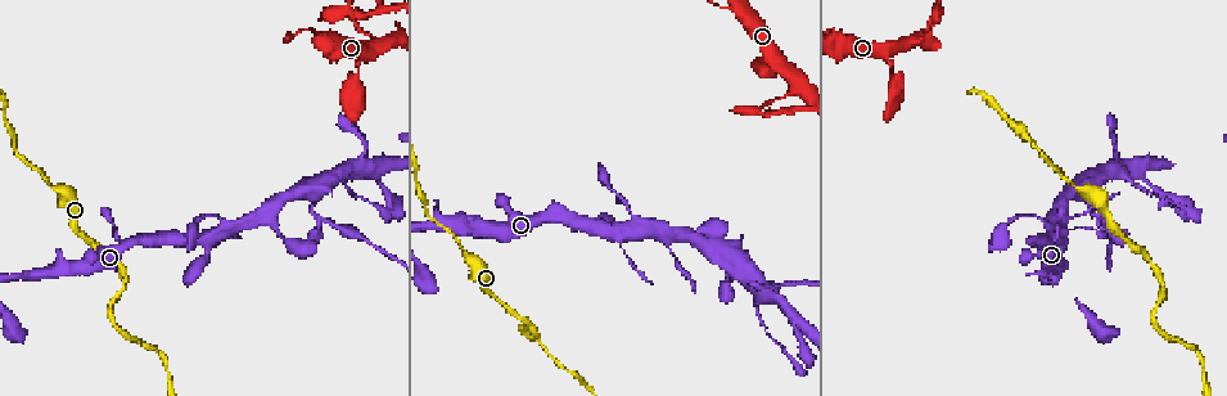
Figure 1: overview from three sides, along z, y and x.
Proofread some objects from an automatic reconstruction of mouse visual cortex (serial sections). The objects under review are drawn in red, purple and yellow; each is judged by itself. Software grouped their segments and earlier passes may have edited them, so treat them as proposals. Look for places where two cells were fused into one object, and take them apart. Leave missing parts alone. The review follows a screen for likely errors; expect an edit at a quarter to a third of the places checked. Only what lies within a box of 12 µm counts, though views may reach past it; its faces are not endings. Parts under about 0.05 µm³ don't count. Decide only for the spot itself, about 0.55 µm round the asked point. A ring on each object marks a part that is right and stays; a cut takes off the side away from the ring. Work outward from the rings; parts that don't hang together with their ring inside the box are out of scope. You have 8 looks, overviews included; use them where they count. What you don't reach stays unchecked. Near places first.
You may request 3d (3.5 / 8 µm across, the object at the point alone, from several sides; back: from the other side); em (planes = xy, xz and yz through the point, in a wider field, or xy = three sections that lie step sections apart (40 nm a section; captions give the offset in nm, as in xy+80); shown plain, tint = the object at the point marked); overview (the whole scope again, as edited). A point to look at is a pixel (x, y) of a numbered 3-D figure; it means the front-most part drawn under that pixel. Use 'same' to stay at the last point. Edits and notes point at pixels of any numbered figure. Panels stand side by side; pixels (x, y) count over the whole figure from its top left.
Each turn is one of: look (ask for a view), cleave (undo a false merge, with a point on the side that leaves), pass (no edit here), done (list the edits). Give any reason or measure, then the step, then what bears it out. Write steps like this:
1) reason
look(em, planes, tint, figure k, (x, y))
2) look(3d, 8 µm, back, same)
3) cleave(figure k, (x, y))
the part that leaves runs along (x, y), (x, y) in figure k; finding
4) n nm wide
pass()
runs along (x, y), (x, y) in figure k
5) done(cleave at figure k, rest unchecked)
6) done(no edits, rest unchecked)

a narrow waist
look(3d, 3.5 µm, figure 1, (766, 105))

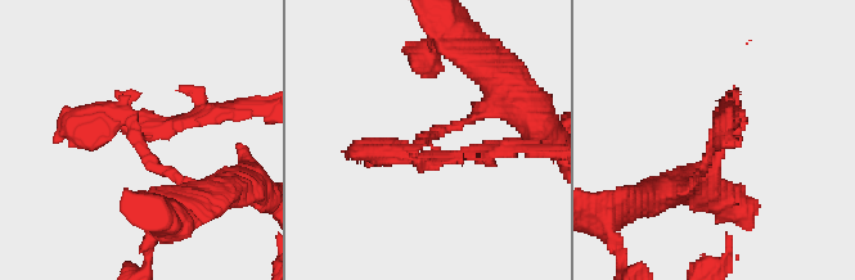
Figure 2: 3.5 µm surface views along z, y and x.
3 arms; arms of 100, 150, 300 nm
look(em, xy, step 2, plain, figure 2, (429, 139))

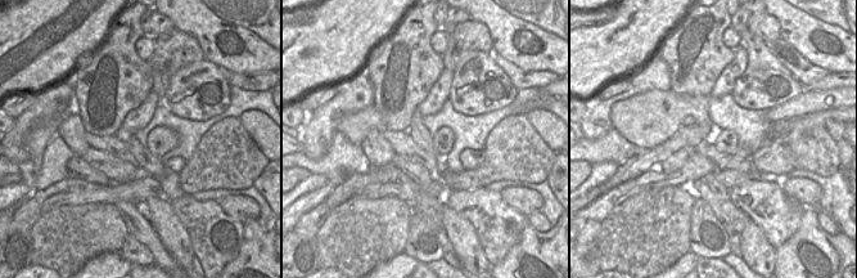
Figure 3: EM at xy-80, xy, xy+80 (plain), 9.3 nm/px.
look(em, xy, step 2, tint, same)

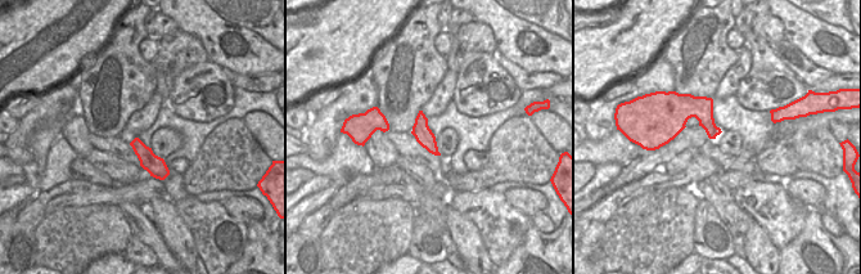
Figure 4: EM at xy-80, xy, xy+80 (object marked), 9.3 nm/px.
cleave(figure 2, (172, 129))
the part that leaves runs along (158, 167), (122, 120), (59, 131) in figure 2; two cells meet here

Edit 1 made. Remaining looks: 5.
look(overview)

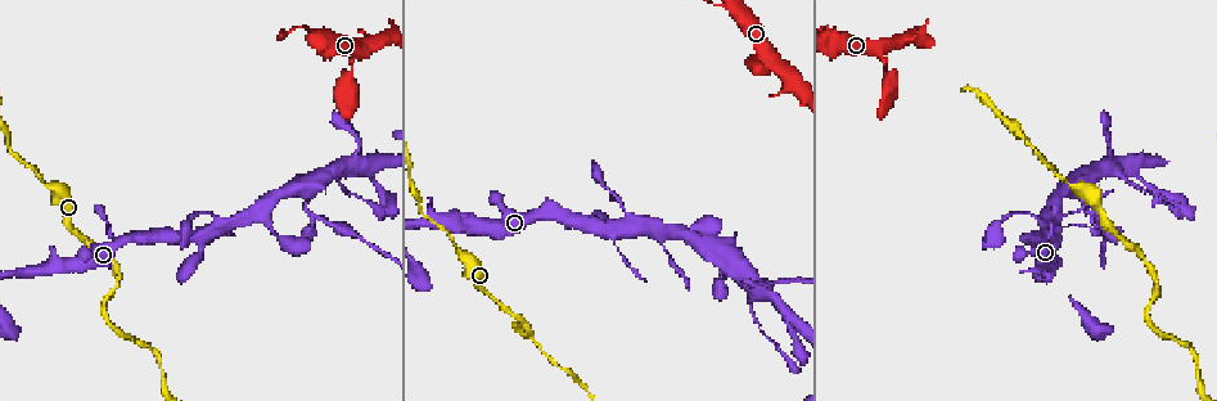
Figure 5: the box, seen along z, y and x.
look(em, xy, step 1, tint, figure 5, (1057, 239))

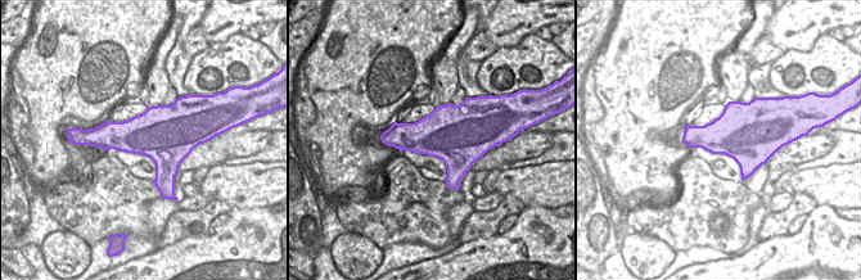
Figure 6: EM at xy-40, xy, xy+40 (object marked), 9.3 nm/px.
see where the arms go
look(3d, 3.5 µm, same)

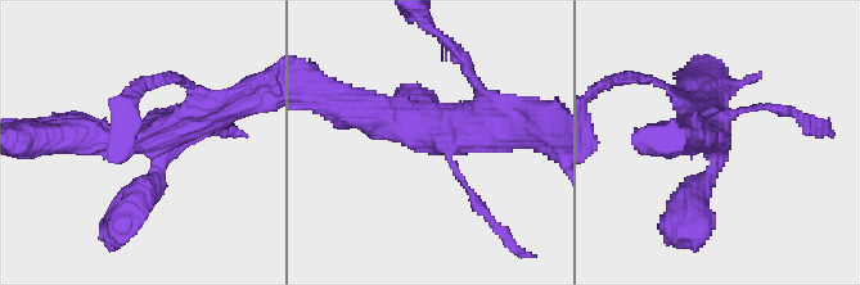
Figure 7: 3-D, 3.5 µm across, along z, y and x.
pass()
runs along (77, 135), (145, 139), (239, 103) in figure 7; continuous, no second cell

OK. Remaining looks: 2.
two arms in line, one across
look(3d, 3.5 µm, figure 5, (311, 221))

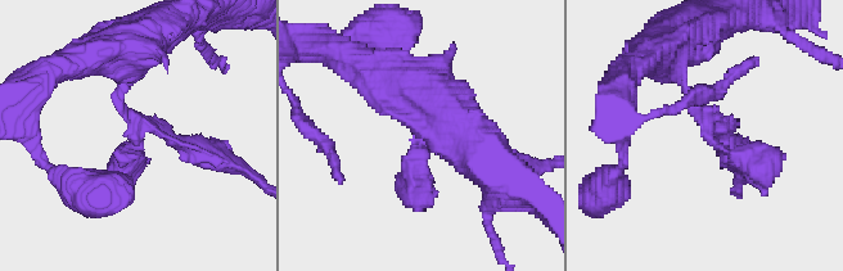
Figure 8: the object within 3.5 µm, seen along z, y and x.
3 arms; arms of 100, 200, 300 nm
look(em, xy, step 5, tint, figure 8, (714, 138))

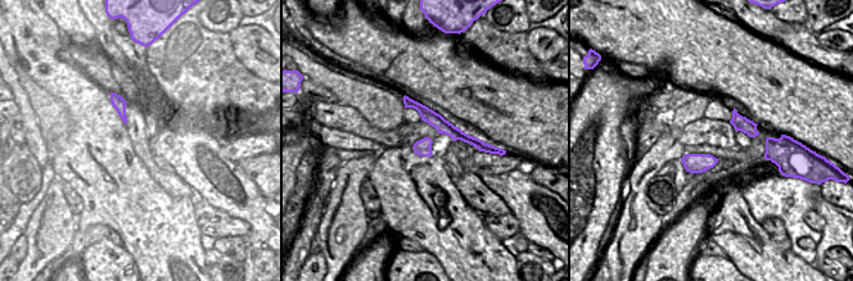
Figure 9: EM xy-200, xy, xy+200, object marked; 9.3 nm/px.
cleave(figure 8, (220, 157))
the part that leaves runs along (181, 143), (206, 158), (257, 177) in figure 8; two cells meet here

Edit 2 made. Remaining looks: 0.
done(cleave at figure 2, cleave at figure 8, rest unchecked)

